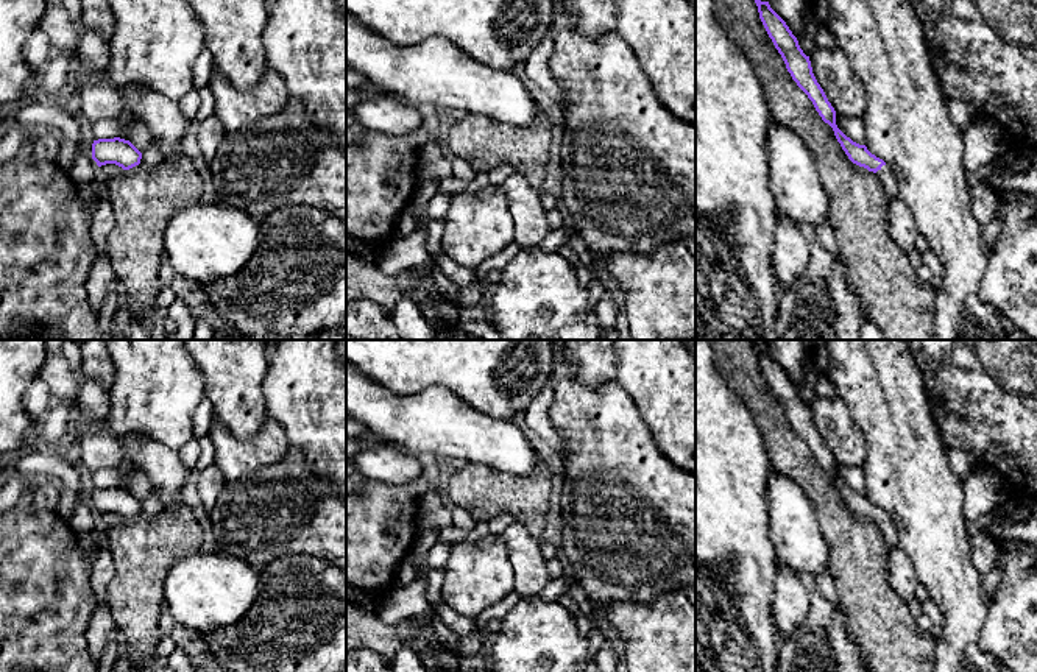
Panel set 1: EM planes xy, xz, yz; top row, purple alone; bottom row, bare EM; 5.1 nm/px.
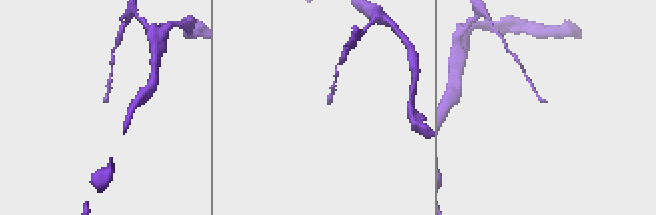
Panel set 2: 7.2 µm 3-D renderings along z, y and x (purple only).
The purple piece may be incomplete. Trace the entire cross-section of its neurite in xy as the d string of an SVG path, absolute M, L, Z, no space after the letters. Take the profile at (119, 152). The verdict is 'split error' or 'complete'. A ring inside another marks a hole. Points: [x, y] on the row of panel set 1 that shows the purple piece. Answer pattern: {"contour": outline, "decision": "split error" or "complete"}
{"contour": "M120 137L98 139L92 143L92 159L98 167L115 164L129 170L140 164L142 153L129 140Z", "decision": "complete"}

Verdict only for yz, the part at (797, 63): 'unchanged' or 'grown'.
grown

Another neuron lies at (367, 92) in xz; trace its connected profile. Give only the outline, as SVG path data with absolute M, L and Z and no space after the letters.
M365 81L360 87L346 87L346 111L351 111L356 104L363 101L377 100L387 97L388 94L368 81Z

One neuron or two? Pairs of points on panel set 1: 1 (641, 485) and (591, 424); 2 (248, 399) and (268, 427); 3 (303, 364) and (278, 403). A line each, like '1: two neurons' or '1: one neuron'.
1: one neuron
2: two neurons
3: one neuron

